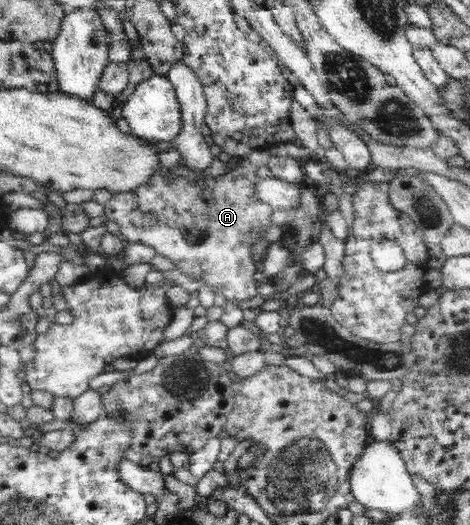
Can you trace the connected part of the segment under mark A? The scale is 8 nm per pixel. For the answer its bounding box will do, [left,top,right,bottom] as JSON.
[105,157,275,302]

